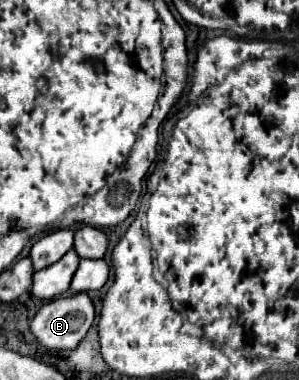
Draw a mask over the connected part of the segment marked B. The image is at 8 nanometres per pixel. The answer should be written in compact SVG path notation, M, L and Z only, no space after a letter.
M75 293L71 297L57 297L45 303L31 321L31 333L47 349L75 349L87 335L95 321L95 307L87 293Z

